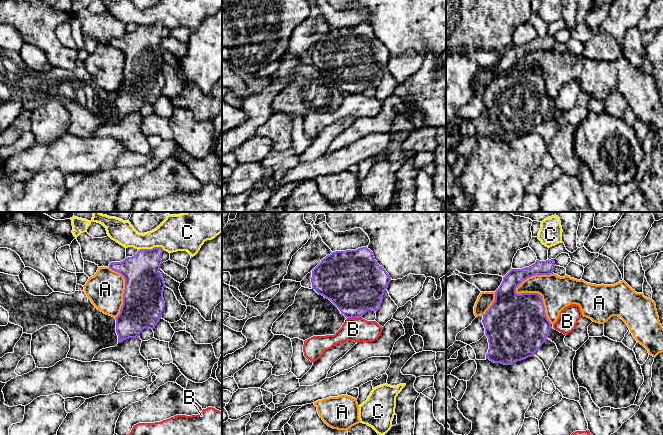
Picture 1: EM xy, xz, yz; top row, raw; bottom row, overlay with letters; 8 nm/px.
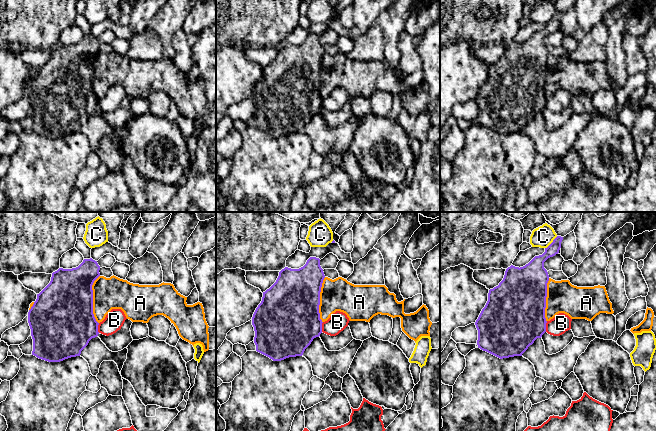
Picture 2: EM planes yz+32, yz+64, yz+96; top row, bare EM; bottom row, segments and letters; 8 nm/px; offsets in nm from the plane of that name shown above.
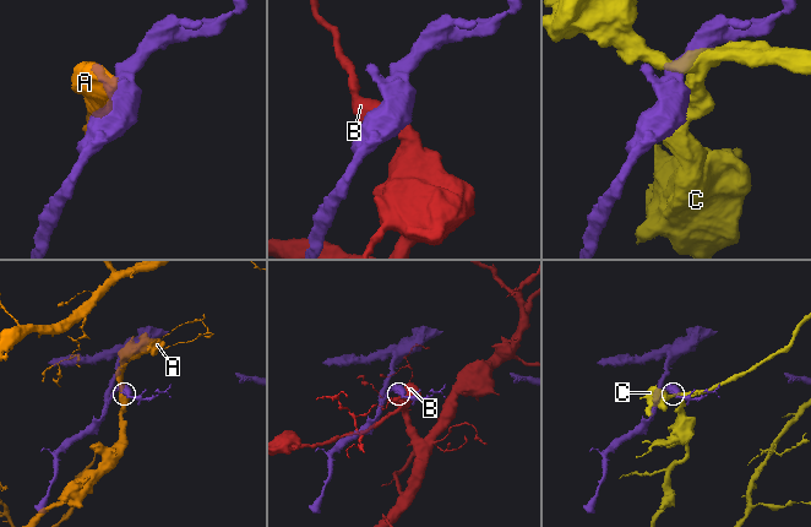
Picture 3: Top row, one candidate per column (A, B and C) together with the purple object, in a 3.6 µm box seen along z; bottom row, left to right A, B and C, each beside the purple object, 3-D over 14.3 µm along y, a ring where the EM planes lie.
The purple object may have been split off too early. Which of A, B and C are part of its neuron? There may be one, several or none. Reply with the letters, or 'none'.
none

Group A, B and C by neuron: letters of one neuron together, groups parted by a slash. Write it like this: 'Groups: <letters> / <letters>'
Groups: A / B / C

